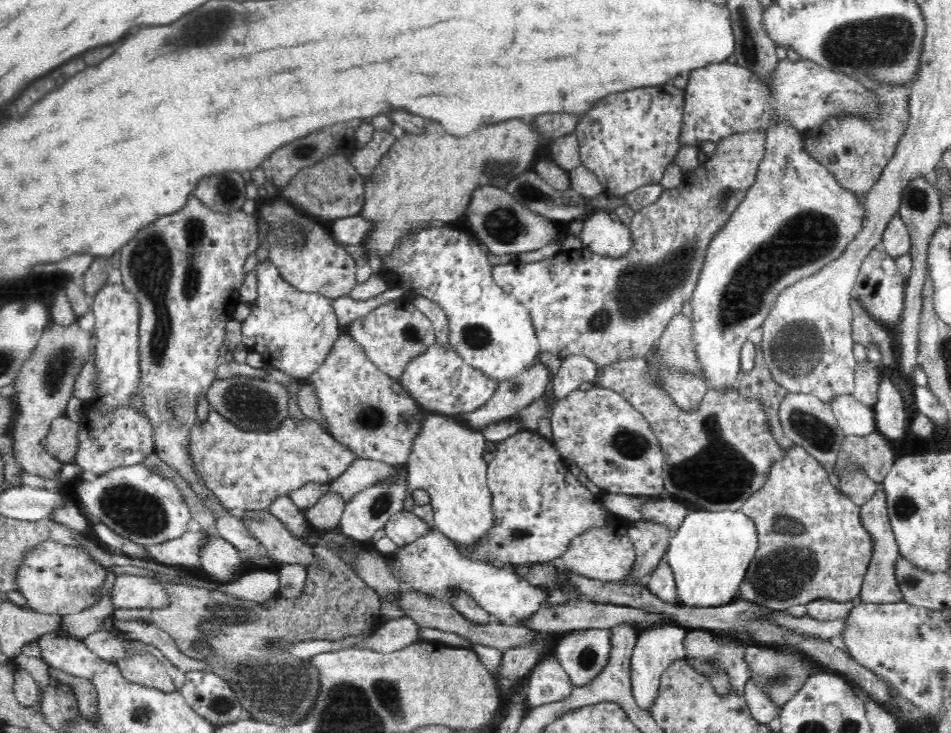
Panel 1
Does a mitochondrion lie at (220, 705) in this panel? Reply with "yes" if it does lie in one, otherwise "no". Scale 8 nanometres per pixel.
yes

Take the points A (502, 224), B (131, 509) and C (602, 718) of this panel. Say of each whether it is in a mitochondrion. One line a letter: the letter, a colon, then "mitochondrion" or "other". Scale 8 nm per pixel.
A: mitochondrion
B: mitochondrion
C: other

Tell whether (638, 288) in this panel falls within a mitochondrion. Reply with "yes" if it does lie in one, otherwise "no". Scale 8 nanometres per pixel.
yes

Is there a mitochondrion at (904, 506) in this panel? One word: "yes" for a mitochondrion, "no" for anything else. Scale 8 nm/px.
yes

